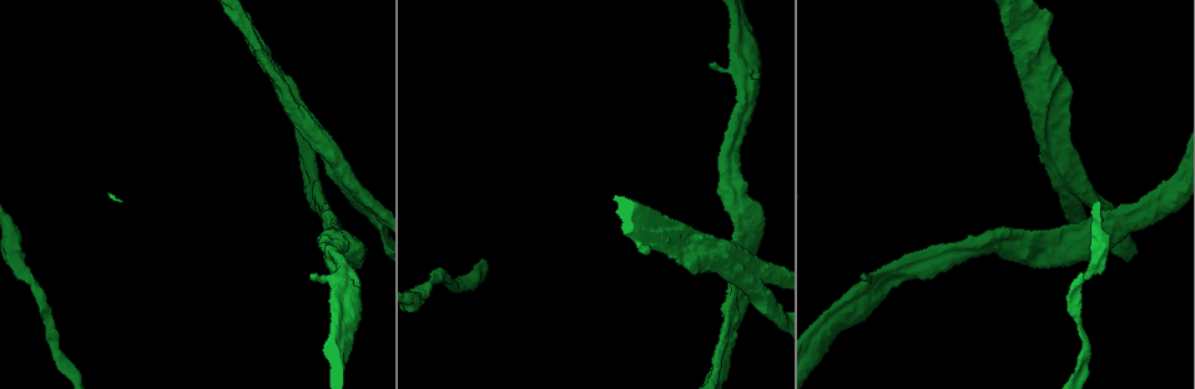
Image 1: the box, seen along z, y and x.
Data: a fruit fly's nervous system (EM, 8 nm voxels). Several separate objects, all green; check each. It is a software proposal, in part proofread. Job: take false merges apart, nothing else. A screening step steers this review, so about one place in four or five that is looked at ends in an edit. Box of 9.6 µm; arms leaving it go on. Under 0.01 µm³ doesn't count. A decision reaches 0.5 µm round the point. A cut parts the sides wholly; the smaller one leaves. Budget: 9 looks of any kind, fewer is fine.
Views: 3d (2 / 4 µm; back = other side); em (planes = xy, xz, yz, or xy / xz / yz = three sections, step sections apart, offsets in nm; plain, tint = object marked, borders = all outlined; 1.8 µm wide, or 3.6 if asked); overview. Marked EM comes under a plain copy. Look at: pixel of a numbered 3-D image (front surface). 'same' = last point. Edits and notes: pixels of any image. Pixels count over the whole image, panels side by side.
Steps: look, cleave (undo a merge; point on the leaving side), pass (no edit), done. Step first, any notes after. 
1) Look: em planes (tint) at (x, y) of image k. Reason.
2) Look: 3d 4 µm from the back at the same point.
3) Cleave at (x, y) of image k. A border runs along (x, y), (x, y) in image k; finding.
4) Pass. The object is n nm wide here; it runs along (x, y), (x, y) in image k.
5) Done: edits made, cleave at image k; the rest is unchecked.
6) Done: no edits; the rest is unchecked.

Look: em 3.6 µm xz step 16 (tint) at (1032, 248) of image 1. Narrows sharply.

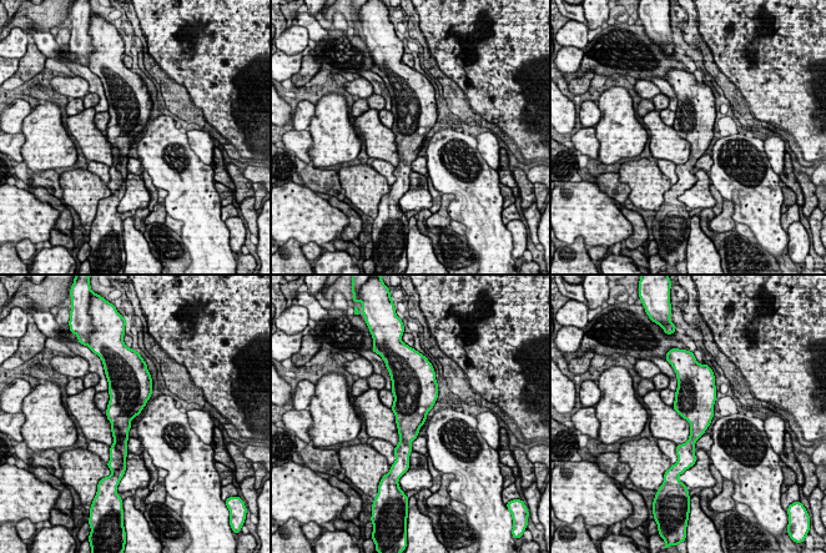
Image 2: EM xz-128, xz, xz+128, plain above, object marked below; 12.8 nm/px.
Pass. All the same neuron.

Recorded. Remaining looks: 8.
Look: em planes (tint) at (751, 77) of image 1. Sudden change in width.

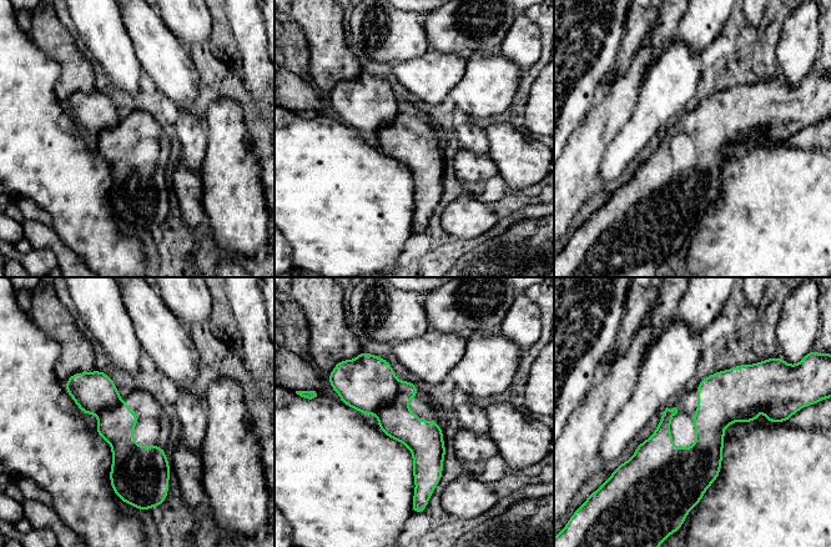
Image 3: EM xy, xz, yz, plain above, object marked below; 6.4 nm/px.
Pass. It runs along (371, 357), (423, 443), (421, 492) in image 3; all the same neuron.

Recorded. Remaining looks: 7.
Look: em 3.6 µm yz step 8 (tint) at (741, 270) of image 1. Arms part here.

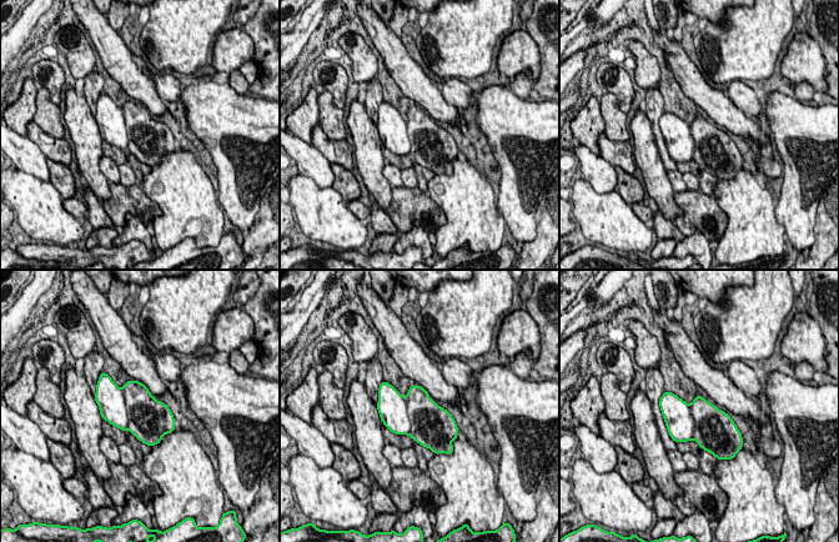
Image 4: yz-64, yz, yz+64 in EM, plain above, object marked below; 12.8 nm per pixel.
Pass. Continuous, no second neuron.

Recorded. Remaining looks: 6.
Look: em planes (tint) at (654, 230) of image 1. Touches itself.

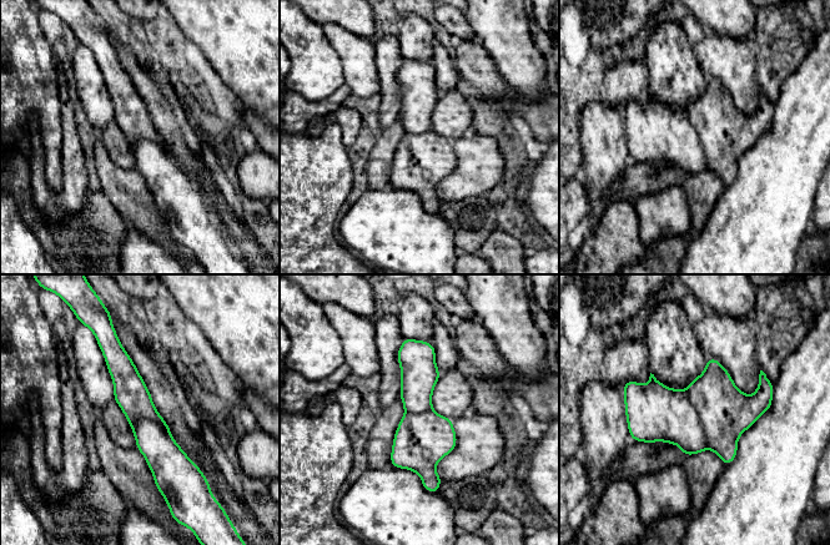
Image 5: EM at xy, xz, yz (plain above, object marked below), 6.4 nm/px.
Pass. It runs along (407, 341), (433, 488) in image 5; one neuron here.

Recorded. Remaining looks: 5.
Done: no edits; the rest is unchecked.

